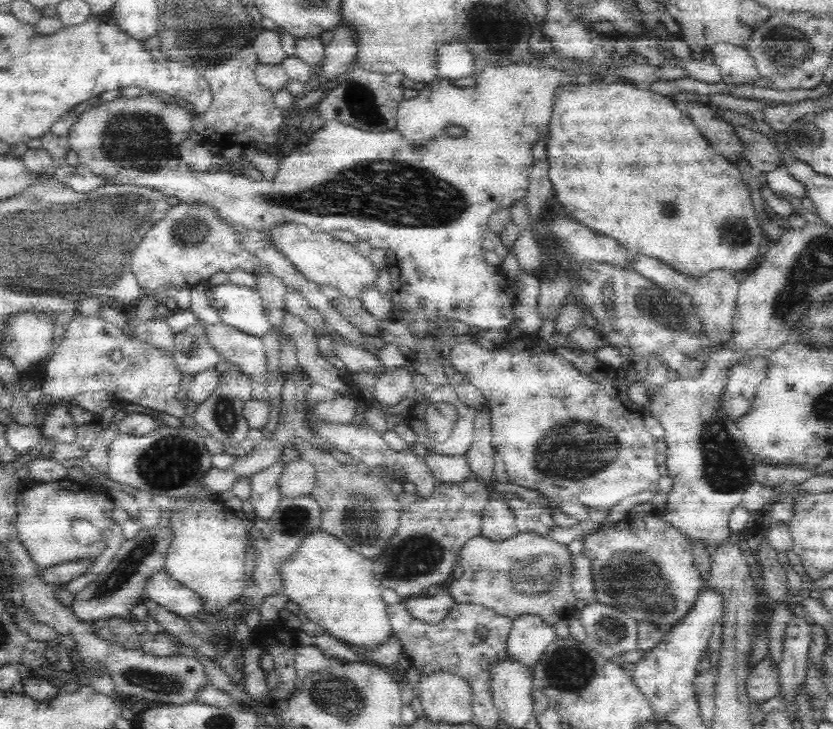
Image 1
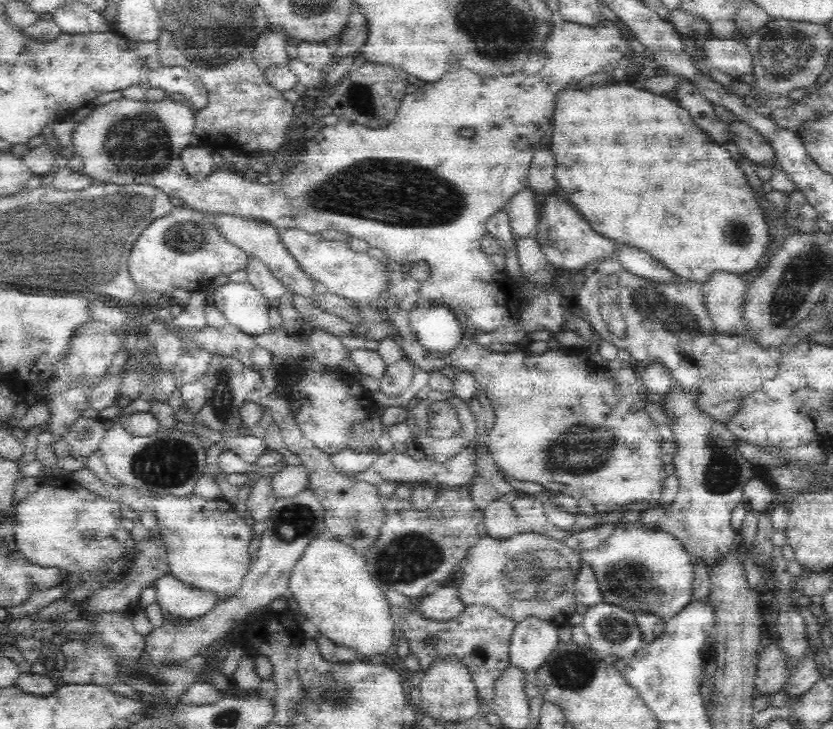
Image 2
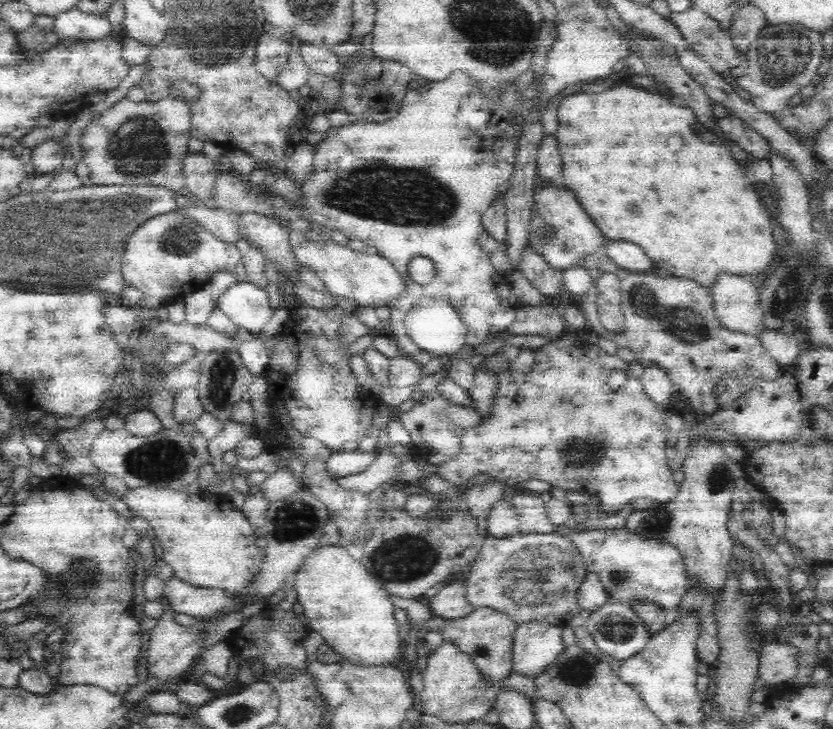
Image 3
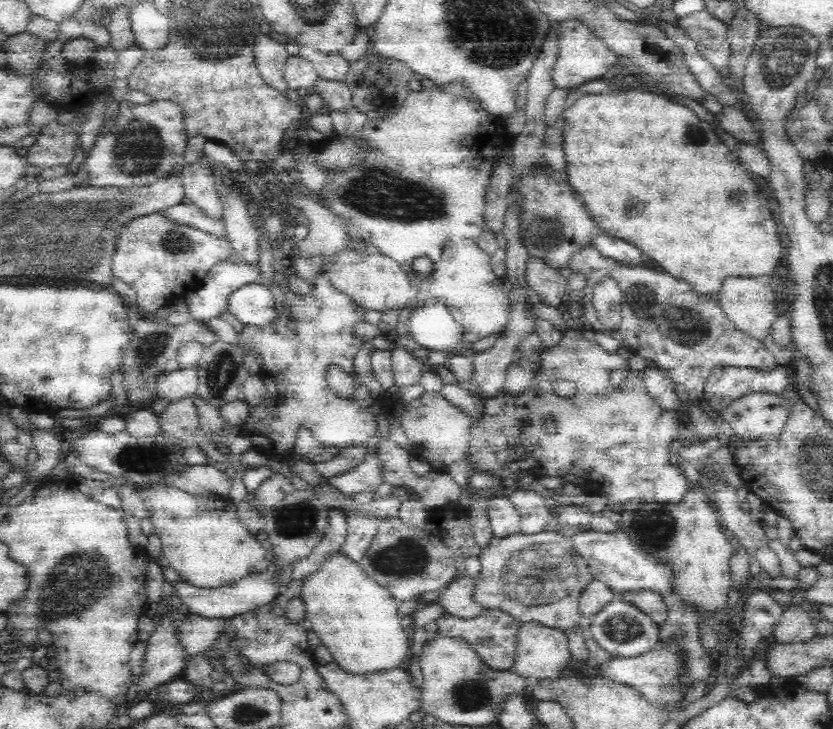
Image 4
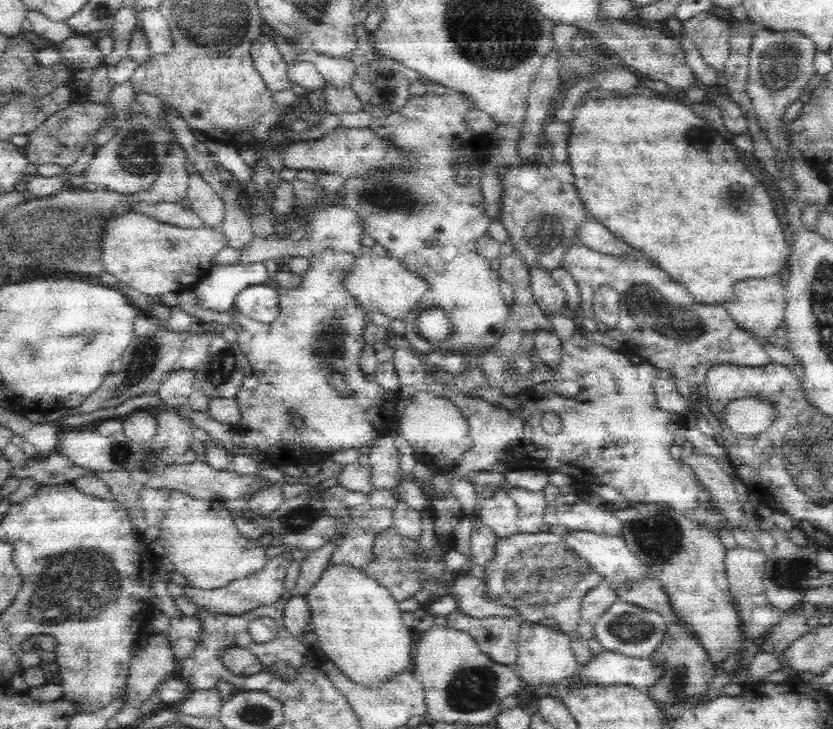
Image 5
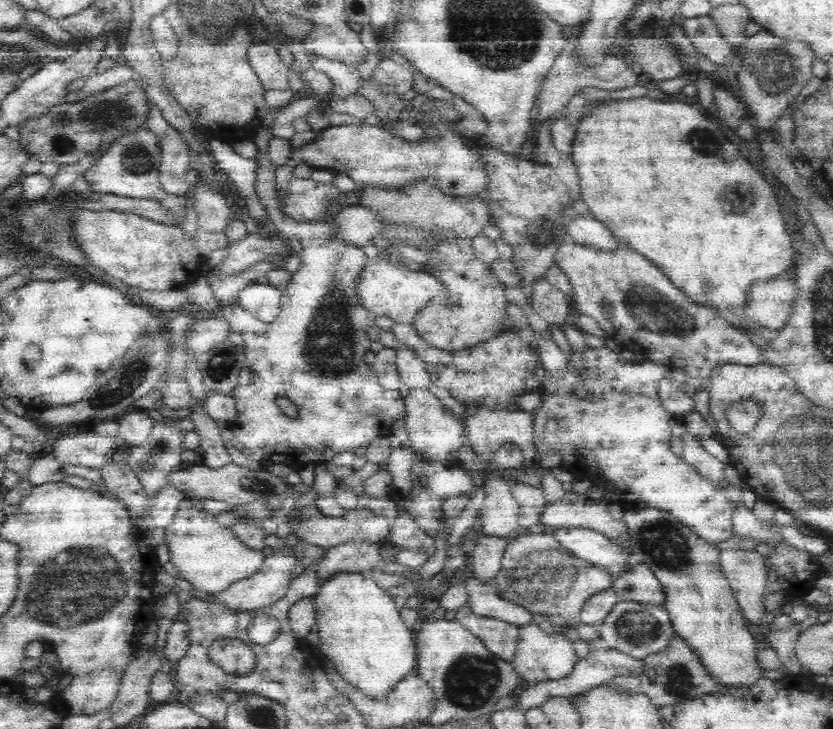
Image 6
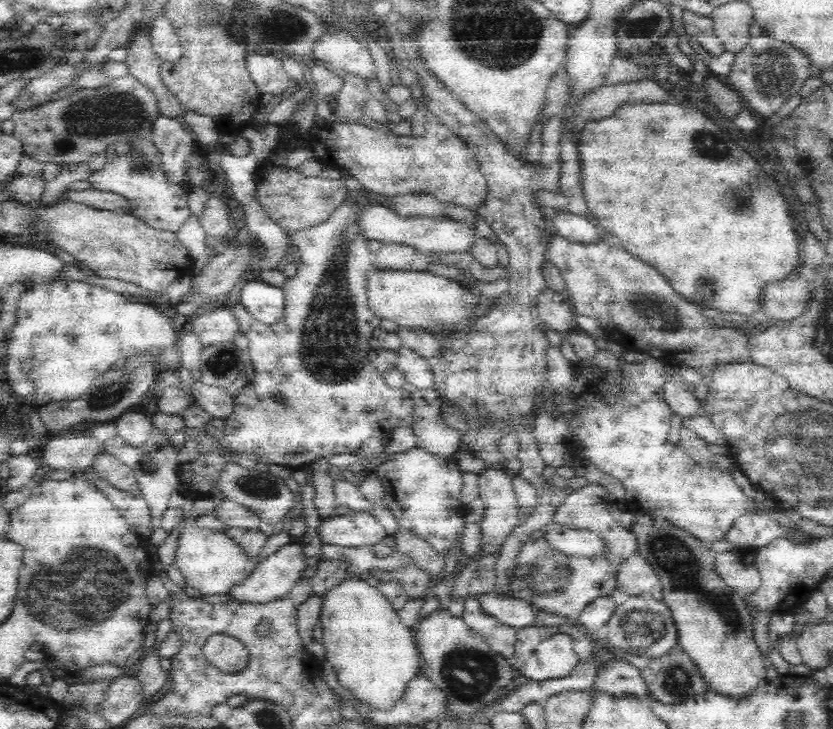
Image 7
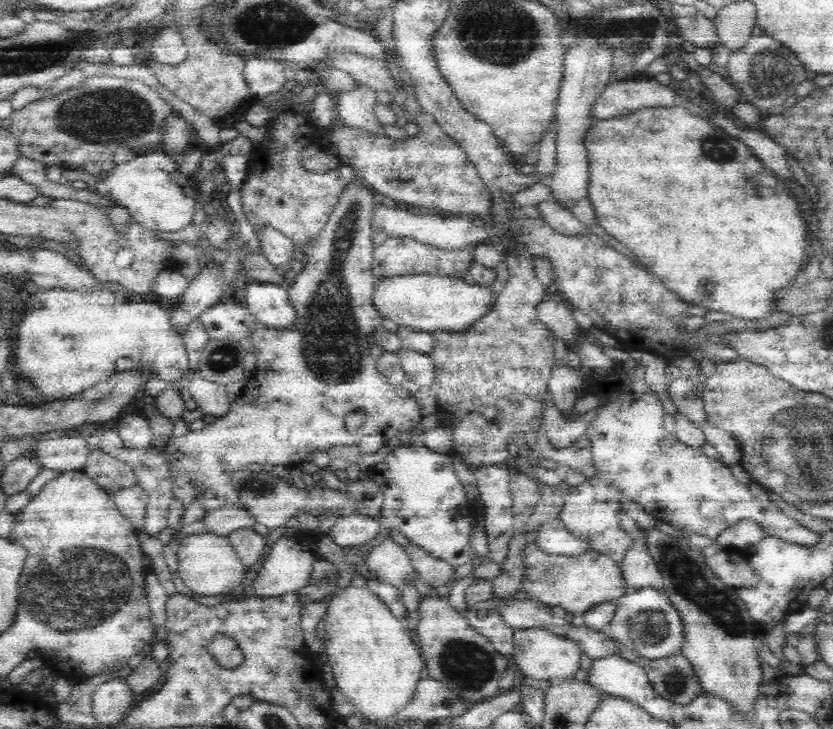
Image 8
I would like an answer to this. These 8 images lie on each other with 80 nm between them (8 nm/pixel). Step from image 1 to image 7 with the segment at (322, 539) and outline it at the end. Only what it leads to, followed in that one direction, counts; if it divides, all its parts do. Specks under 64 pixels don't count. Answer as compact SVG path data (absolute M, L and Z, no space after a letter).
M359 578L344 579L338 586L326 593L322 622L325 658L335 671L340 684L354 695L360 703L374 711L388 712L404 700L409 684L420 675L421 660L415 643L415 634L406 626L396 610L386 601L382 592L372 587L371 581Z

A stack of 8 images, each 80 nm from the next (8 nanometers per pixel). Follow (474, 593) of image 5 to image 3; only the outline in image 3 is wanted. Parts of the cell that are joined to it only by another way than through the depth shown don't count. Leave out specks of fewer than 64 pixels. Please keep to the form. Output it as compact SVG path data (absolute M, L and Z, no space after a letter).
M466 580L455 581L441 586L440 589L441 591L434 598L425 601L426 606L432 609L436 617L457 619L470 616L474 612L475 608L466 600L468 596Z

